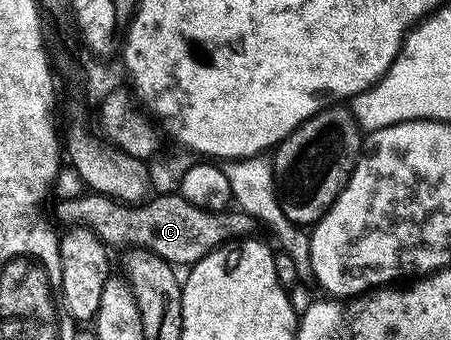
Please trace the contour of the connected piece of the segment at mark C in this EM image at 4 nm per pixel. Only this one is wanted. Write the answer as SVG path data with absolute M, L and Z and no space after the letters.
M99 191L86 194L61 202L57 207L58 219L67 223L66 226L92 231L107 247L144 248L175 267L191 267L218 246L250 236L257 228L256 220L243 211L207 212L183 199L179 193L158 194L138 205L118 202Z

